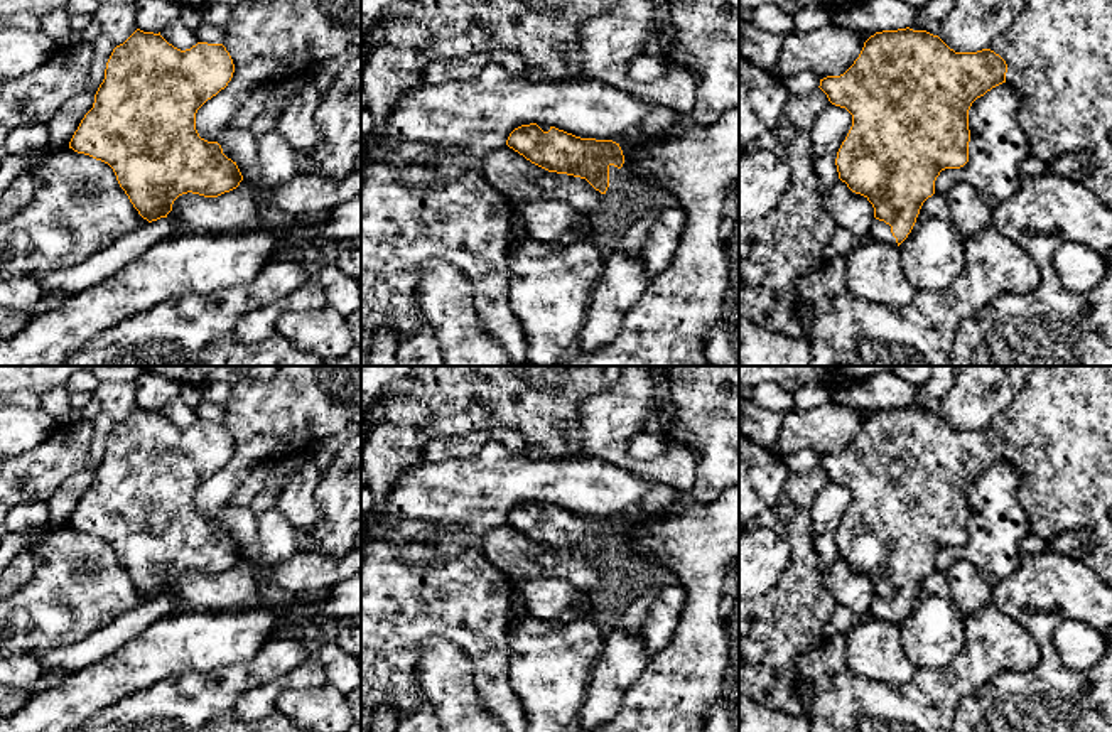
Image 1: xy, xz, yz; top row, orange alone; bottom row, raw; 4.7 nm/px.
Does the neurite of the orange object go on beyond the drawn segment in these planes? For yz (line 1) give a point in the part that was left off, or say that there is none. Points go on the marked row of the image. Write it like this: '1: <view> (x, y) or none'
1: yz (879, 231)

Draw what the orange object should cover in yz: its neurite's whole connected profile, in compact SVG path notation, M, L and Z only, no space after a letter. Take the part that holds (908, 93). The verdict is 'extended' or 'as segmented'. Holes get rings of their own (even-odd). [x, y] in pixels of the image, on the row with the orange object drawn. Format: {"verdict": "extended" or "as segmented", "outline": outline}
{"verdict": "extended", "outline": "M906 27L876 32L844 74L820 79L818 88L829 101L852 115L852 126L837 152L835 165L839 179L874 207L869 240L899 246L908 238L923 202L935 194L940 172L969 162L969 110L977 98L1006 83L1006 73L1006 61L991 49L955 52L938 35Z"}

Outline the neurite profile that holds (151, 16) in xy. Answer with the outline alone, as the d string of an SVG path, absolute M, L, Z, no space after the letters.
M137 0L135 24L143 32L162 32L181 15L181 5L170 0Z

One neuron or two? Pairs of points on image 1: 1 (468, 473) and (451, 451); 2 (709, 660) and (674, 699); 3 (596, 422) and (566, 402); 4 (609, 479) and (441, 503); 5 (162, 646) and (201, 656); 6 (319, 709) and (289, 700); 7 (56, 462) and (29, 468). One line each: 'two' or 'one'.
1: two
2: one
3: two
4: one
5: one
6: one
7: one

